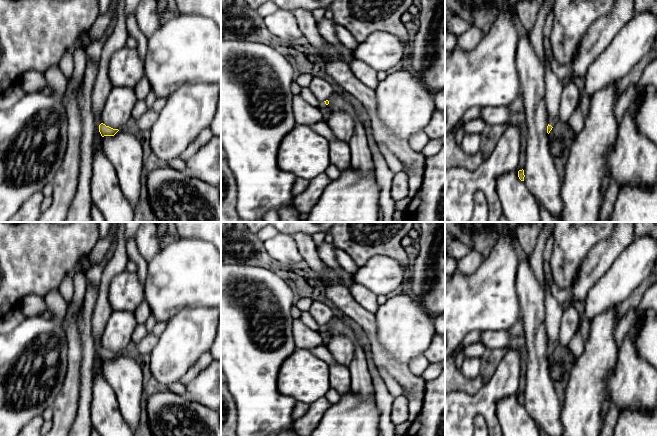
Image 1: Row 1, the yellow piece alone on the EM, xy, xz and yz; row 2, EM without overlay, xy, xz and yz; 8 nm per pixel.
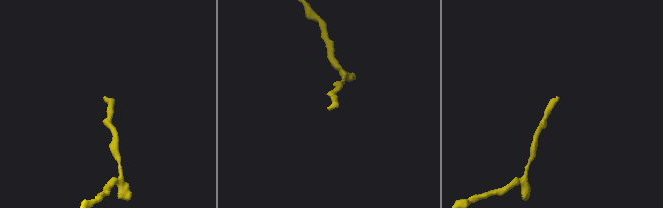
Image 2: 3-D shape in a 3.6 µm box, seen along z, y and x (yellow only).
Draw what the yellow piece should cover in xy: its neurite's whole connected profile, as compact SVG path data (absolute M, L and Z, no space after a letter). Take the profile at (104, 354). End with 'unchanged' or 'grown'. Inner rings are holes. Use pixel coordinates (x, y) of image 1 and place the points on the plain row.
M119 222L117 233L117 247L113 257L105 266L101 283L99 287L99 294L95 304L92 316L92 335L95 342L95 347L99 350L99 356L102 361L114 360L119 354L113 353L102 347L101 338L103 336L106 323L113 313L113 308L108 299L109 284L112 278L125 271L126 264L129 260L126 252L126 238L125 238L125 222Z | grown

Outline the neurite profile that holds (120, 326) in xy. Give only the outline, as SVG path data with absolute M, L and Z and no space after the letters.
M114 310L104 328L102 347L113 353L122 354L131 343L137 324L133 312Z

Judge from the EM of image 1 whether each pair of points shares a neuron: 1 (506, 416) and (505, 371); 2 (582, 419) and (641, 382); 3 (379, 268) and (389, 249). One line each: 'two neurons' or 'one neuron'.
1: two neurons
2: two neurons
3: two neurons

